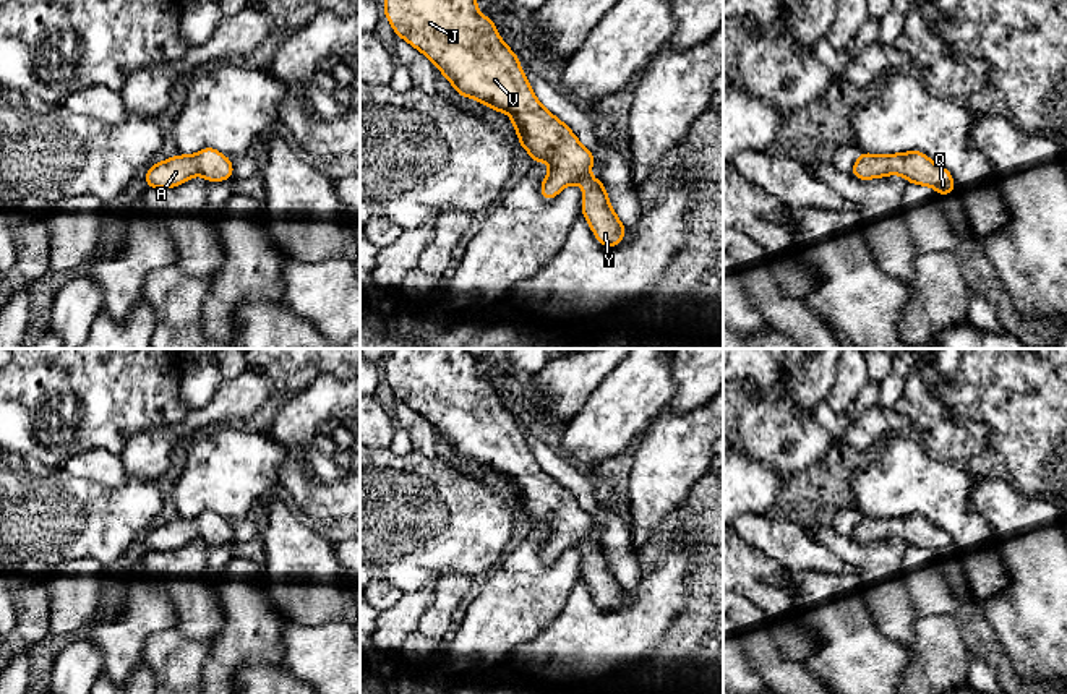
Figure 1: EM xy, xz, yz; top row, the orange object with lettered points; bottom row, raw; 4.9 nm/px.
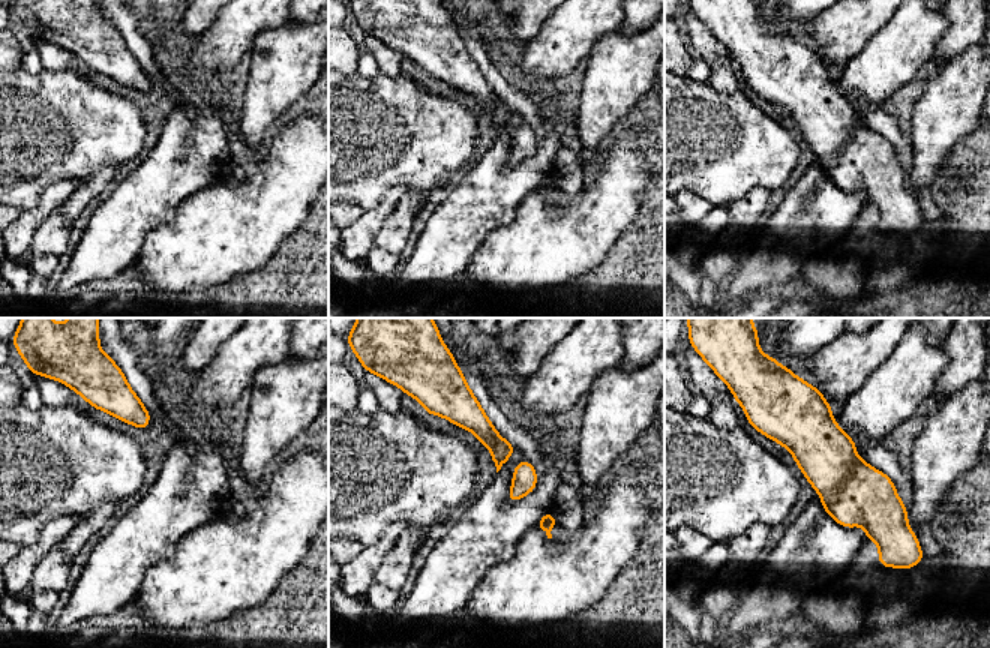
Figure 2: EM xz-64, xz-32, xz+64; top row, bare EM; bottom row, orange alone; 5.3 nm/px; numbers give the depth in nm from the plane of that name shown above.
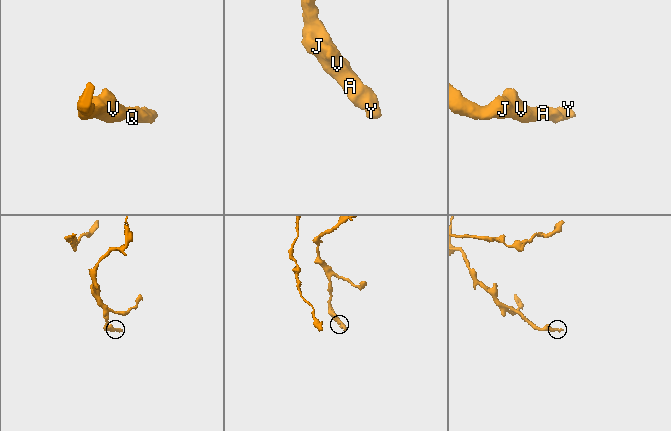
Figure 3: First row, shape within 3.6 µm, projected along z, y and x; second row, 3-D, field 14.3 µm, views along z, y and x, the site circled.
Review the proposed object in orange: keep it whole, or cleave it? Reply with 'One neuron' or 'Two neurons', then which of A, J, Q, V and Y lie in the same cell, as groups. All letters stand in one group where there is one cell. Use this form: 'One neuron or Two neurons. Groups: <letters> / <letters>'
One neuron. Groups: A J Q V Y

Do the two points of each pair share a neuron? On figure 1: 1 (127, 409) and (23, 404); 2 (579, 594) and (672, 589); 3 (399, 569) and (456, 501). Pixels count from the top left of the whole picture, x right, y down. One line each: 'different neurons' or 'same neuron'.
1: same neuron
2: same neuron
3: same neuron

